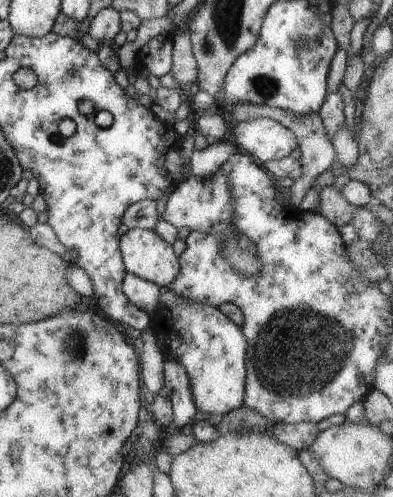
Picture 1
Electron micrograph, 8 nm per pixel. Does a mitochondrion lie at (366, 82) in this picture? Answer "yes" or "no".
no

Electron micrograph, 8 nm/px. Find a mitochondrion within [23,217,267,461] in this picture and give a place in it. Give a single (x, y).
(73, 346)

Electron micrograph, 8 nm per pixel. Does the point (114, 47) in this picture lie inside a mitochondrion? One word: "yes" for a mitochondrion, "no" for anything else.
no

